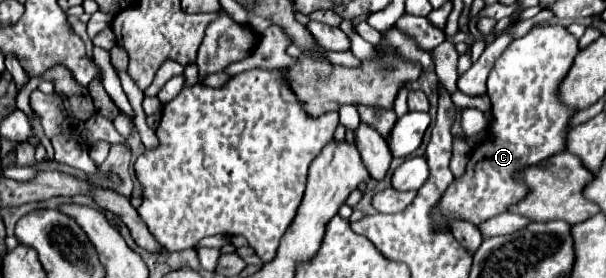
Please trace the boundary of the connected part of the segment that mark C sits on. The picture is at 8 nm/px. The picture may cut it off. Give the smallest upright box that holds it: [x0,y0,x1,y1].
[430,23,578,231]

